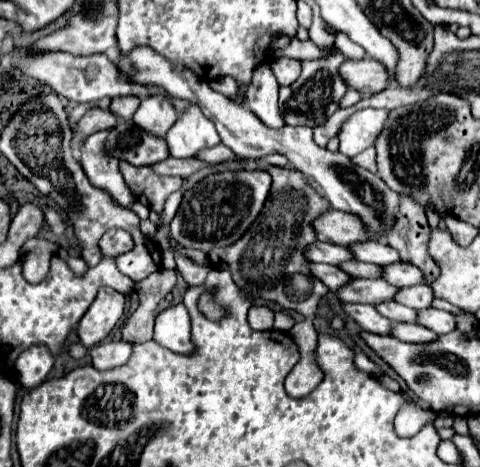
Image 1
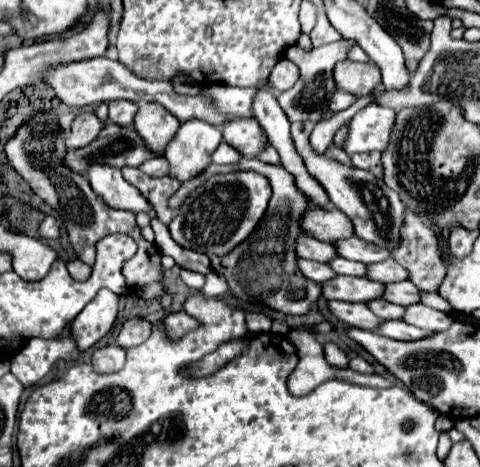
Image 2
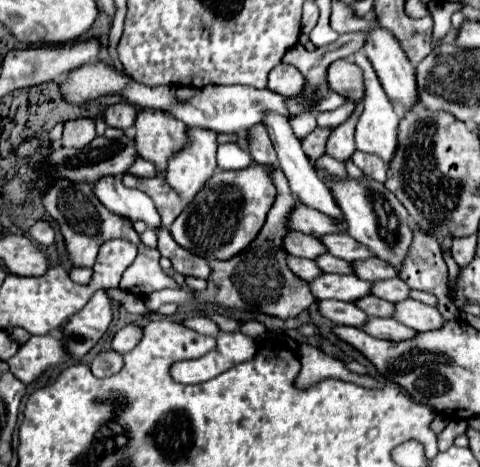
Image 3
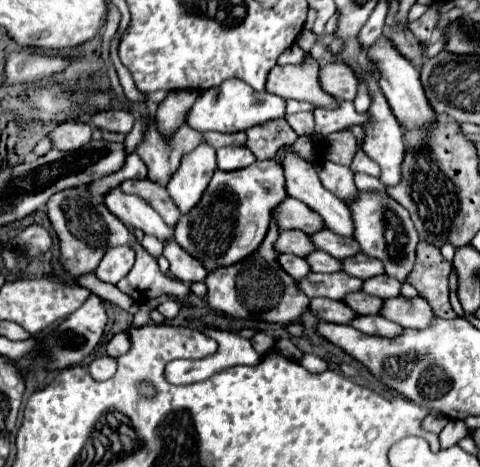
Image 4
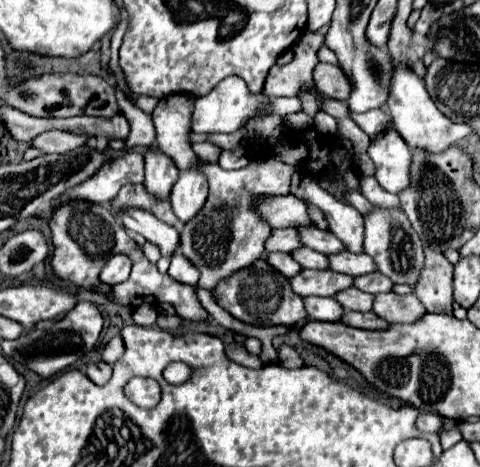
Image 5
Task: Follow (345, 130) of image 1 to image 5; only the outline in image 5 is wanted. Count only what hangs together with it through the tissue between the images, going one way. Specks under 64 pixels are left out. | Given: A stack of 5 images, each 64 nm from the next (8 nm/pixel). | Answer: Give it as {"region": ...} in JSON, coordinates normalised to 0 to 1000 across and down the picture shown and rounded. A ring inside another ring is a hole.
{"region":[[[821,270],[771,304],[767,334],[783,351],[783,385],[800,407],[829,415],[850,398],[850,351],[858,347],[858,330]]]}

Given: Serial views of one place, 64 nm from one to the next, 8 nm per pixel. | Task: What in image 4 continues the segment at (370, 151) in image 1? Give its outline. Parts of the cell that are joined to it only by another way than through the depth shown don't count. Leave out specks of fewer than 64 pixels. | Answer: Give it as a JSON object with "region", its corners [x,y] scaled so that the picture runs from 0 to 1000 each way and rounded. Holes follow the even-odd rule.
{"region":[[[754,321],[742,325],[738,347],[733,347],[729,360],[733,360],[738,368],[758,368],[758,373],[771,373],[771,377],[779,377],[779,381],[792,381],[792,351],[775,347],[775,338],[767,338]]]}

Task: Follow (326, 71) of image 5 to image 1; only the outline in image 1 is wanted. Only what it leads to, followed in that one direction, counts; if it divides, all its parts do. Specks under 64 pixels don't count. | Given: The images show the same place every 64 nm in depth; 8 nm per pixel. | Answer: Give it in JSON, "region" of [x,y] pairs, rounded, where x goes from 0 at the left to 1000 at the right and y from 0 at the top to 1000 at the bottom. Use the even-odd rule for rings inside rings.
{"region":[[[771,120],[754,128],[721,128],[708,141],[708,158],[725,171],[729,188],[750,193],[758,206],[775,206],[808,184],[813,158],[800,137],[775,128]]]}

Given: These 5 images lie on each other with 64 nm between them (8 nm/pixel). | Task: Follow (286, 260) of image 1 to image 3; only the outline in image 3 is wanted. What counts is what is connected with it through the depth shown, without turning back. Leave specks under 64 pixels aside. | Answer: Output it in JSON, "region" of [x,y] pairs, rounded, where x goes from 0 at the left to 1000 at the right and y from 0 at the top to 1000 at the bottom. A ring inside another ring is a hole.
{"region":[[[567,360],[563,368],[567,394],[575,398],[575,428],[554,463],[554,475],[538,505],[521,518],[517,531],[508,531],[500,544],[483,548],[479,557],[438,557],[442,587],[433,595],[433,617],[417,630],[400,630],[388,621],[333,621],[317,625],[304,638],[304,660],[329,664],[346,647],[379,651],[392,642],[433,642],[433,647],[454,647],[471,660],[492,660],[492,664],[542,664],[550,672],[579,677],[588,685],[596,681],[617,681],[625,668],[633,668],[646,651],[654,651],[654,630],[646,625],[642,604],[625,600],[604,574],[600,574],[600,540],[588,531],[592,510],[604,501],[600,488],[600,463],[613,450],[621,424],[604,411],[600,381],[583,360]]]}

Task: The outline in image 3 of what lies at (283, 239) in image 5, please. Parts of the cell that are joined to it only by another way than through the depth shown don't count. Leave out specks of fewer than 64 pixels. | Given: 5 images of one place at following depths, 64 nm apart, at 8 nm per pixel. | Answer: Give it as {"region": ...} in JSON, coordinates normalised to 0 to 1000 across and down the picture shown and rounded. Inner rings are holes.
{"region":[[[604,497],[604,505],[592,514],[592,531],[600,531],[600,540],[608,548],[646,552],[646,557],[658,557],[663,548],[683,540],[667,514],[642,505],[642,501],[629,501],[629,497]]]}

